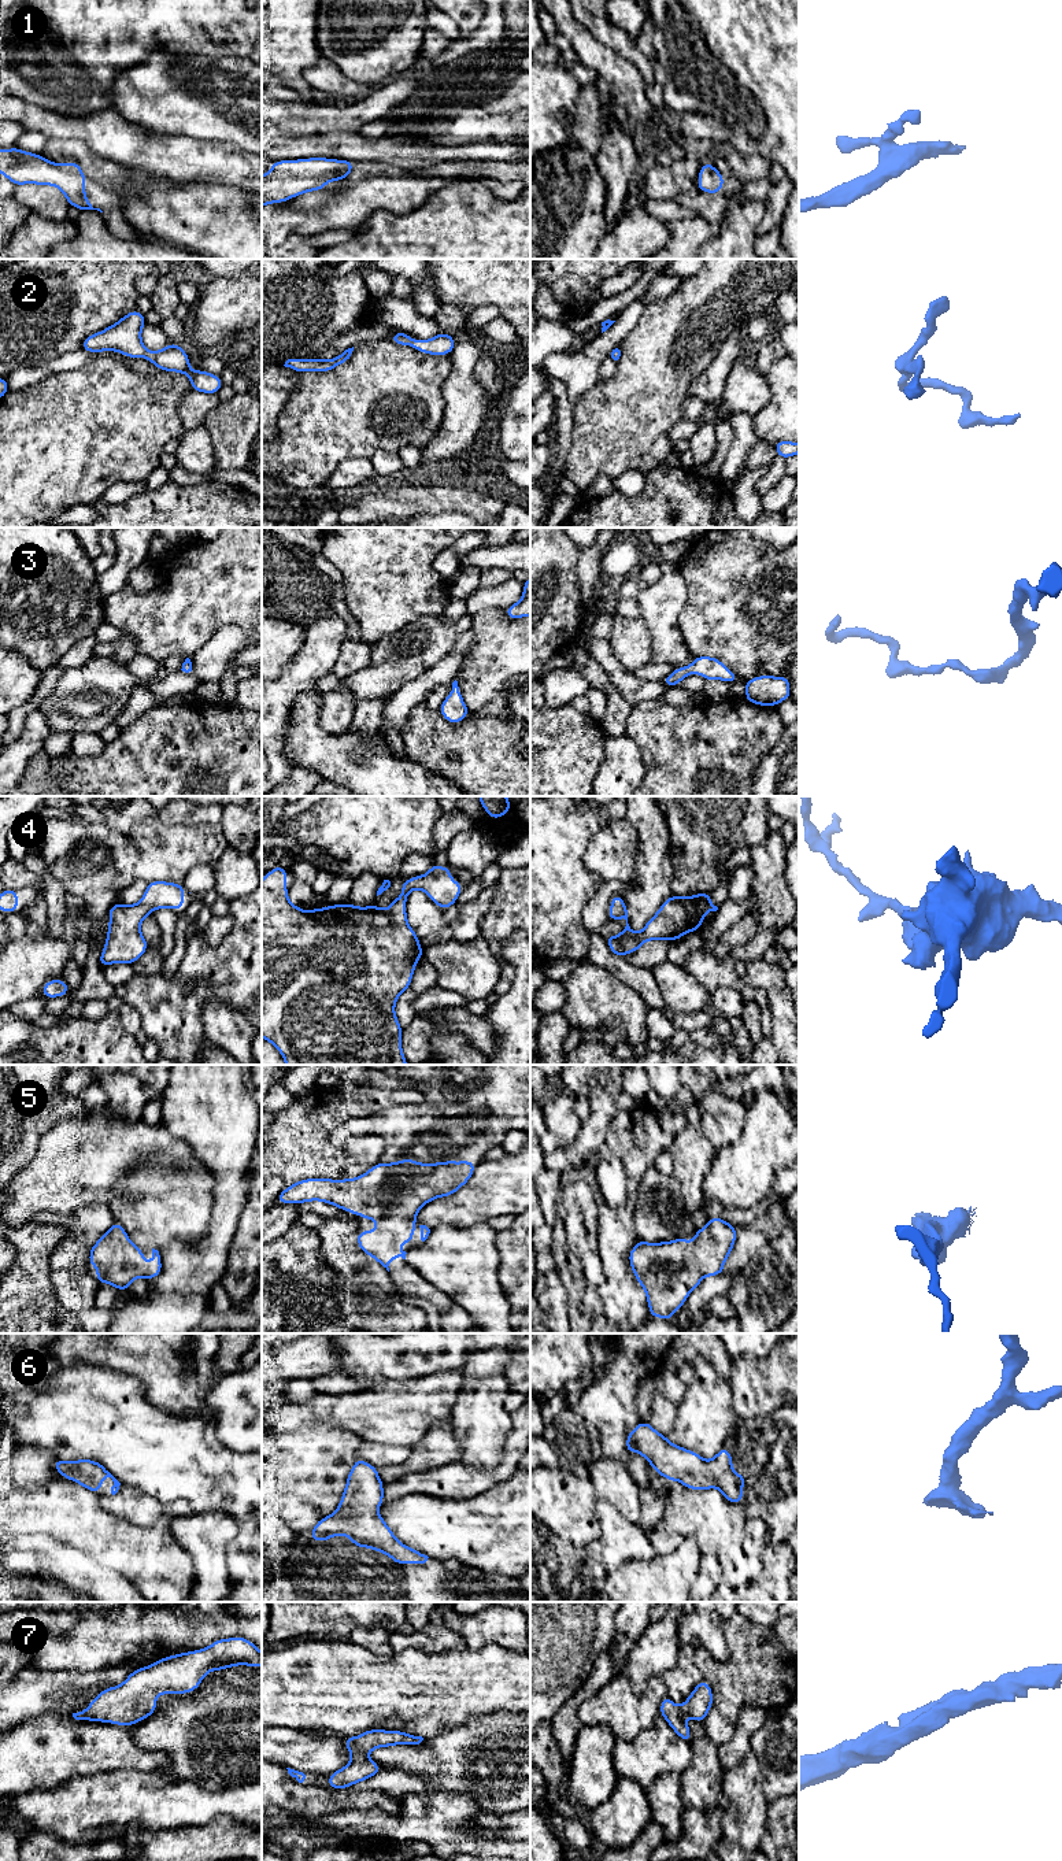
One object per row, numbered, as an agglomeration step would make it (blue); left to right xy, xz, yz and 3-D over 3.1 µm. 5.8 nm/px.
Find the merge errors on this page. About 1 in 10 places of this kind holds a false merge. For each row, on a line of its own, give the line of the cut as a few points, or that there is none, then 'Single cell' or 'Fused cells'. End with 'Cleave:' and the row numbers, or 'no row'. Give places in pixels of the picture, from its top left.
1: No split. Single cell
2: No split. Single cell
3: No split. Single cell
4: No split. Single cell
5: No split. Single cell
6: No split. Single cell
7: No split. Single cell
Cleave: no row

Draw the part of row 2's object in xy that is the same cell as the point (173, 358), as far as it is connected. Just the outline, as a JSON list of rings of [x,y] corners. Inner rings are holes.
[[[133,310],[116,323],[86,337],[81,349],[93,354],[100,351],[118,351],[127,358],[144,356],[159,370],[186,374],[193,391],[217,395],[223,385],[221,377],[204,370],[193,371],[189,367],[189,356],[180,344],[167,344],[162,351],[147,351],[141,341],[141,329],[145,323],[145,315]]]

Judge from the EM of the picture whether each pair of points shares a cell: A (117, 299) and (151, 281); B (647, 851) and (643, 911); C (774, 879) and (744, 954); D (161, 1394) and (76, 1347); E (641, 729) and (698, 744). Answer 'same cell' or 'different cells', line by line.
A: different cells
B: same cell
C: same cell
D: same cell
E: same cell

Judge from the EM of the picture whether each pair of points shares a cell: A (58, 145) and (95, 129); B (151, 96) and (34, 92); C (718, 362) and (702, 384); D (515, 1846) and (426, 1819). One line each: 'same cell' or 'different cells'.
A: different cells
B: different cells
C: same cell
D: same cell

